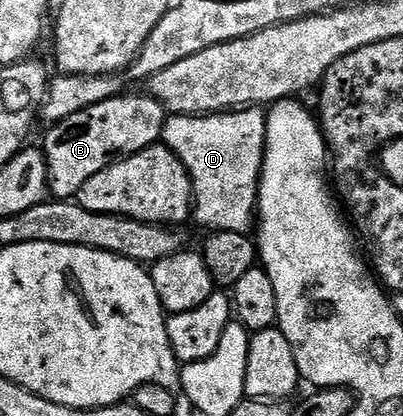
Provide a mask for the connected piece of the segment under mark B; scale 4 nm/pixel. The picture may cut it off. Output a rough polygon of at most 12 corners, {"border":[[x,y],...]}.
{"border":[[123,92],[53,123],[49,193],[155,145],[166,110]]}

